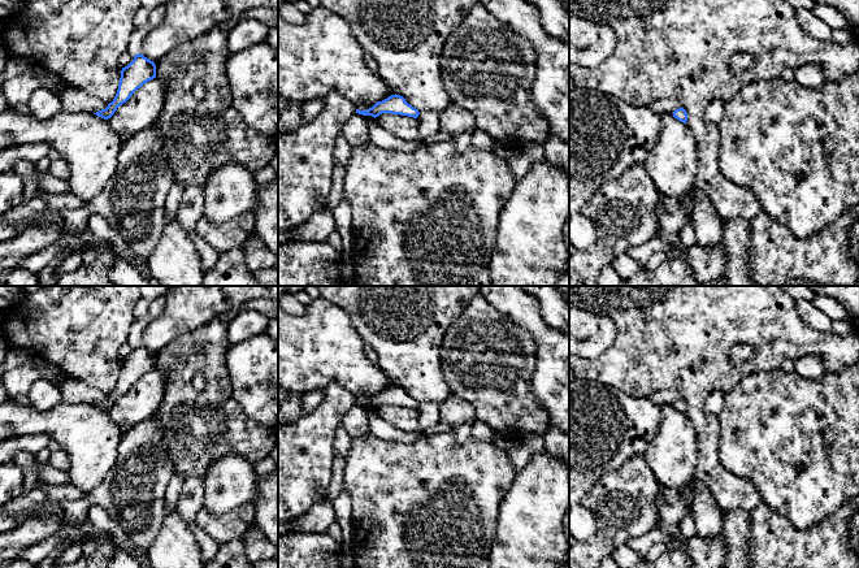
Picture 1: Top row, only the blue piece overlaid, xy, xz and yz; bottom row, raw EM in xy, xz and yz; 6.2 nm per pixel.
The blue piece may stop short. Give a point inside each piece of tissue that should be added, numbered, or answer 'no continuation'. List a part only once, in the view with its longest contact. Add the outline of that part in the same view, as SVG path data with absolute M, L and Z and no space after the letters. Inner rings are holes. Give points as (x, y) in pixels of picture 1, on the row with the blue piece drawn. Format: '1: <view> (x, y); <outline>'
no continuation

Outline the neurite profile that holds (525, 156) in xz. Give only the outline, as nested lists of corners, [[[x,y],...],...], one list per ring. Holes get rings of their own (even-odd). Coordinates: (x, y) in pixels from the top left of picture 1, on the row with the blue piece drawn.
[[[530,143],[519,147],[512,159],[508,161],[516,182],[522,179],[530,168],[542,160],[545,160],[543,144]]]

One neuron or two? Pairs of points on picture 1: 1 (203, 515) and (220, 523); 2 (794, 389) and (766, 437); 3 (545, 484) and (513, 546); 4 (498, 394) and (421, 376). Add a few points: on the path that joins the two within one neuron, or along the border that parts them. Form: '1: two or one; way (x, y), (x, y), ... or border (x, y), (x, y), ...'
1: one; way (207, 519), (211, 523), (216, 523)
2: one; way (790, 400), (785, 406), (777, 425)
3: one; way (538, 499), (530, 514), (529, 530)
4: two; border (439, 352), (441, 372), (451, 391)

